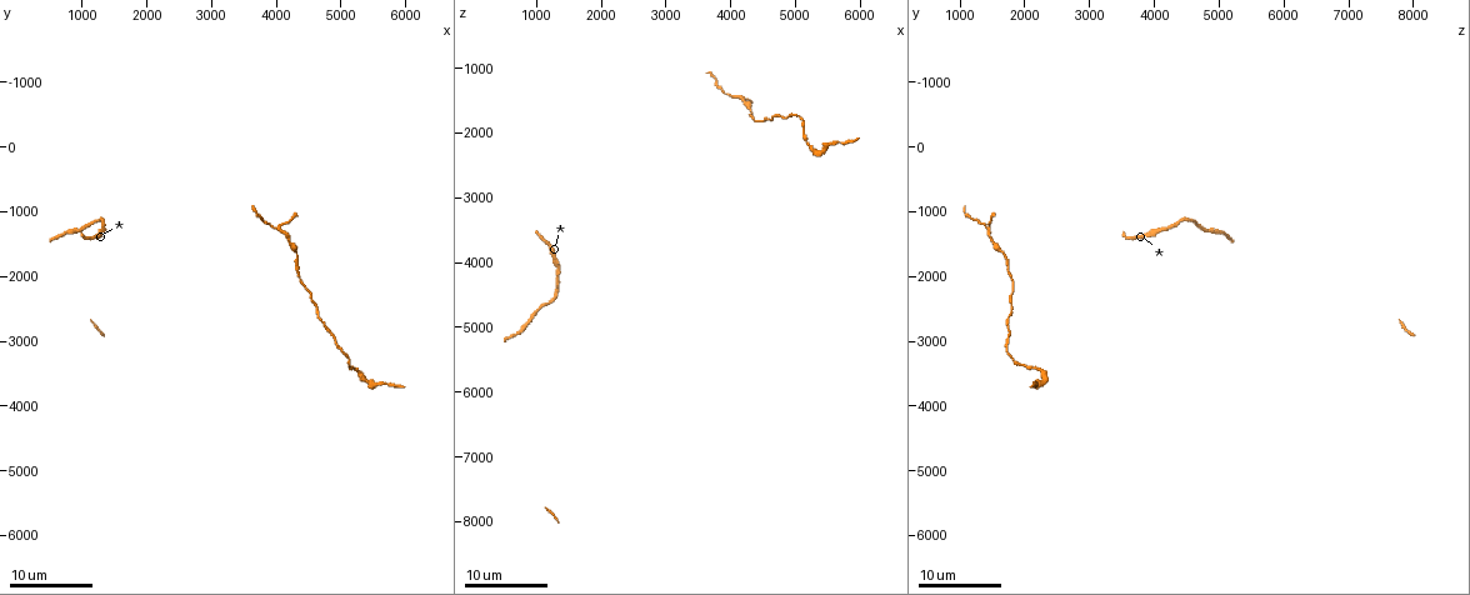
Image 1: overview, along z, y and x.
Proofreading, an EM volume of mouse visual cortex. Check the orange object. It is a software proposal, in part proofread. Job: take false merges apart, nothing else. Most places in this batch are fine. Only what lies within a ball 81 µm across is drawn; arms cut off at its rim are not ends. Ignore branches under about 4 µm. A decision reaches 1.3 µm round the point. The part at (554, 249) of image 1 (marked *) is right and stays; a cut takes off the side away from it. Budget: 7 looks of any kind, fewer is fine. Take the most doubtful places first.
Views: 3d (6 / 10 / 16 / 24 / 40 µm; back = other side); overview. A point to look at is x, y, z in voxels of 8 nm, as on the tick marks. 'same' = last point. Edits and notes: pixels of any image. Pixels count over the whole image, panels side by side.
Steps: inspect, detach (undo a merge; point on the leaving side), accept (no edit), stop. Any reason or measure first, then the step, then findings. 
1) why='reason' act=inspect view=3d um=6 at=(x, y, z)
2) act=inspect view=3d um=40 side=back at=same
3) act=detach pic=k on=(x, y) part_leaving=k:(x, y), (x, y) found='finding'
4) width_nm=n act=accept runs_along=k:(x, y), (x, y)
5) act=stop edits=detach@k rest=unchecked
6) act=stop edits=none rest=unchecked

why='three-way junction' act=inspect view=3d um=24 at=(4100, 1250, 1450)

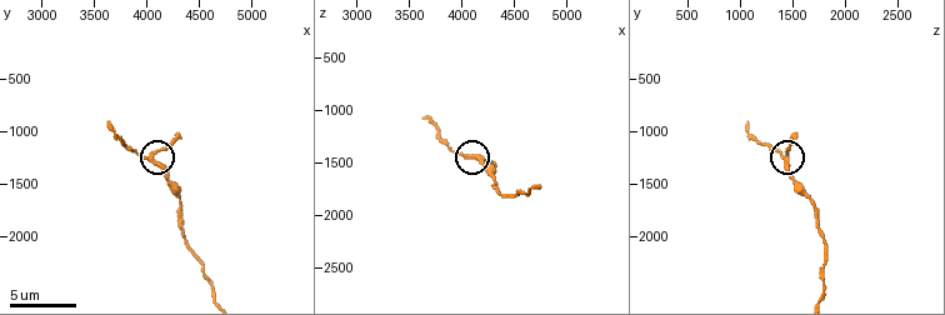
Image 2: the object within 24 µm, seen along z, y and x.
act=inspect view=3d um=6 at=(4020, 1260, 1460)

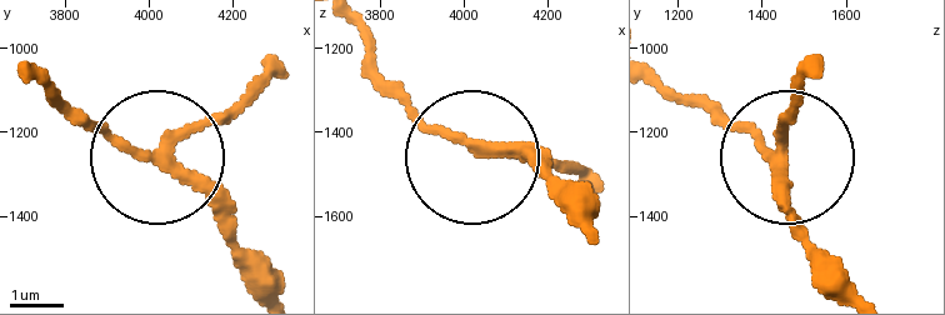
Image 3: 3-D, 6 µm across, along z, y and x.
width_nm=200 act=accept found='one cell here'

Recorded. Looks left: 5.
why='calibre changes' act=inspect view=3d um=24 at=(5150, 3400, 1950)

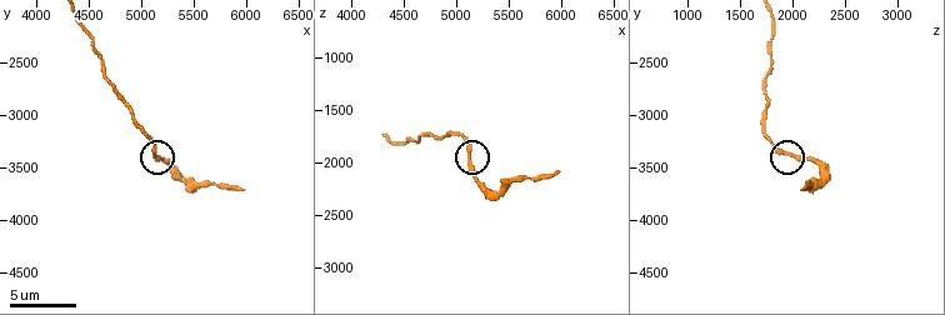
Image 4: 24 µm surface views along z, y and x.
why='closer look' act=inspect view=3d um=6 at=(5120, 3360, 1940)

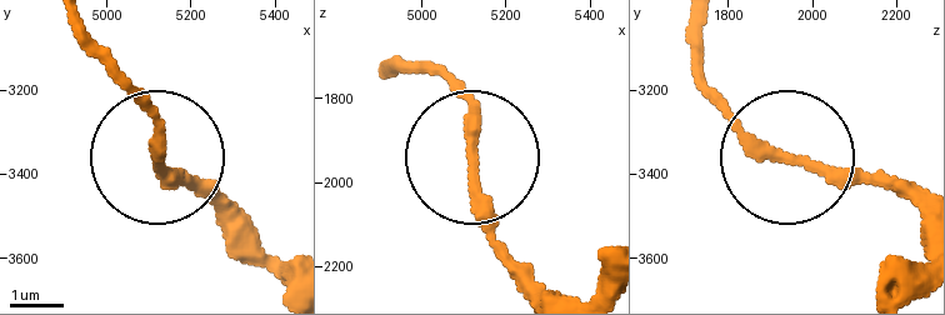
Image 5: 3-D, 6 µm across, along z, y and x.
act=accept runs_along=5:(389, 73), (434, 76), (469, 113), (488, 234), (514, 283) found='one cell here'

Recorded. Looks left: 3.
why='calibre changes' act=inspect view=3d um=24 at=(1350, 1250, 4150)

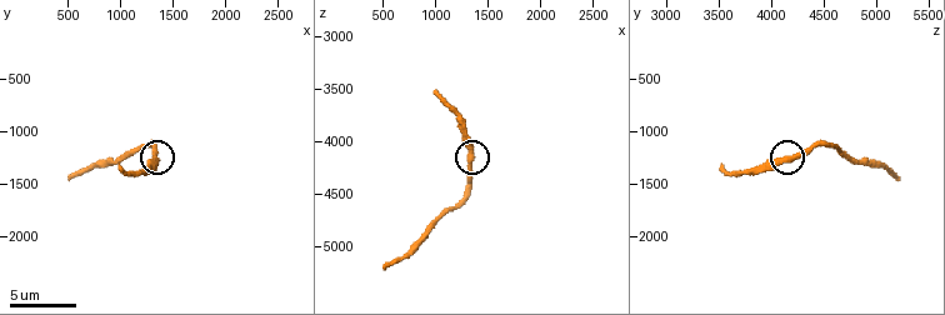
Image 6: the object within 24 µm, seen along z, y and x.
act=inspect view=3d um=10 at=(1340, 1260, 4160)

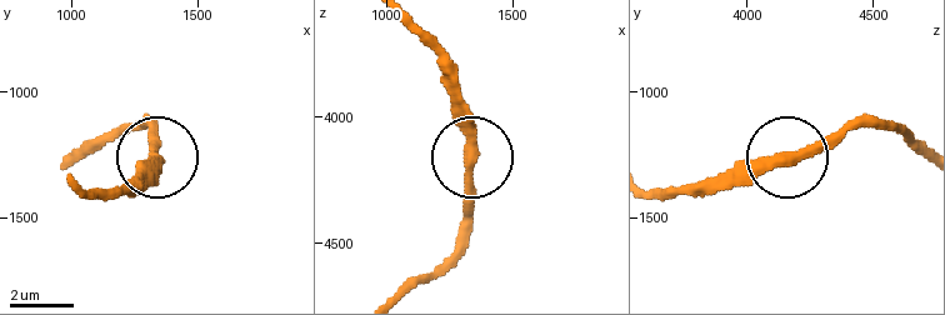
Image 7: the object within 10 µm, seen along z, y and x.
act=inspect view=3d um=6 at=(1340, 1260, 4160)

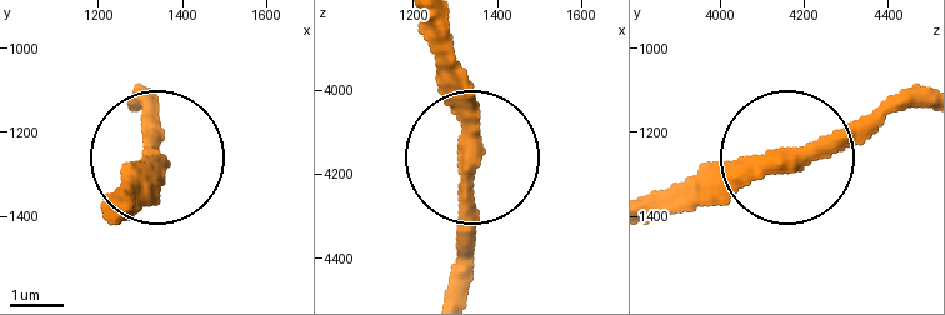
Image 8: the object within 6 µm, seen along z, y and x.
act=accept found='all the same cell'

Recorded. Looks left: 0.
act=stop edits=none rest=unchecked

